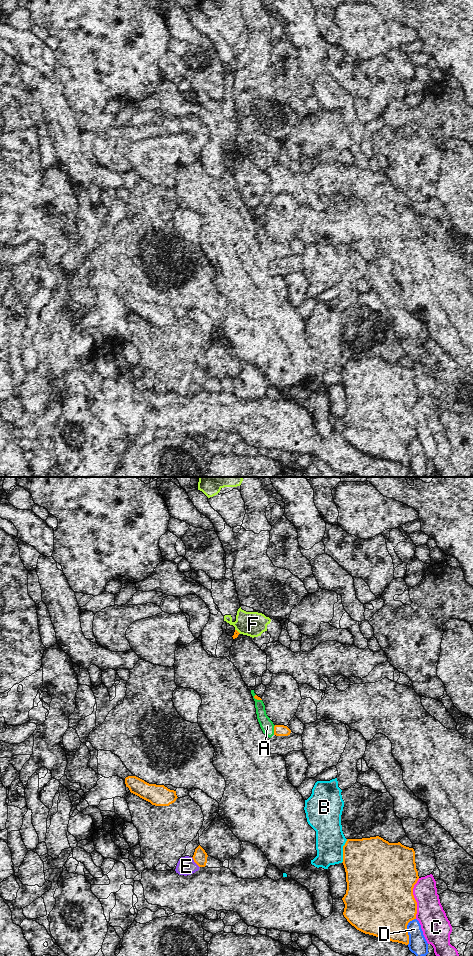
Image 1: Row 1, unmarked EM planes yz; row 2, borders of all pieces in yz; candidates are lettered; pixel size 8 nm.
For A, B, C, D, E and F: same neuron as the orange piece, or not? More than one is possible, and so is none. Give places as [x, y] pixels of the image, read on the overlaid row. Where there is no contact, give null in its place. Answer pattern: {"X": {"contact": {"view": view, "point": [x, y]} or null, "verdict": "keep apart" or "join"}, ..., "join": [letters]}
{"A": {"contact": {"view": "yz", "point": [274, 730]}, "verdict": "keep apart"}, "B": {"contact": {"view": "yz", "point": [343, 851]}, "verdict": "keep apart"}, "C": {"contact": {"view": "yz", "point": [414, 898]}, "verdict": "keep apart"}, "D": {"contact": {"view": "yz", "point": [406, 930]}, "verdict": "keep apart"}, "E": {"contact": {"view": "yz", "point": [194, 861]}, "verdict": "keep apart"}, "F": {"contact": {"view": "yz", "point": [237, 631]}, "verdict": "keep apart"}, "join": []}

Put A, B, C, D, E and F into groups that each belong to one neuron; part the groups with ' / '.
A E / B / C / D / F

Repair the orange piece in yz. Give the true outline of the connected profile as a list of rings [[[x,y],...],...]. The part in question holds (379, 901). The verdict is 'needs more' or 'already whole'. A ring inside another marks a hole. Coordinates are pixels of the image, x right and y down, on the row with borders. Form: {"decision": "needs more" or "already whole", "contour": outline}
{"decision": "already whole", "contour": [[[379,836],[347,839],[343,846],[342,863],[347,882],[346,894],[342,898],[345,904],[343,915],[347,921],[365,934],[408,945],[407,925],[410,921],[416,919],[417,914],[417,902],[413,895],[413,888],[419,876],[416,869],[414,849],[402,845],[400,842],[389,843]]]}

